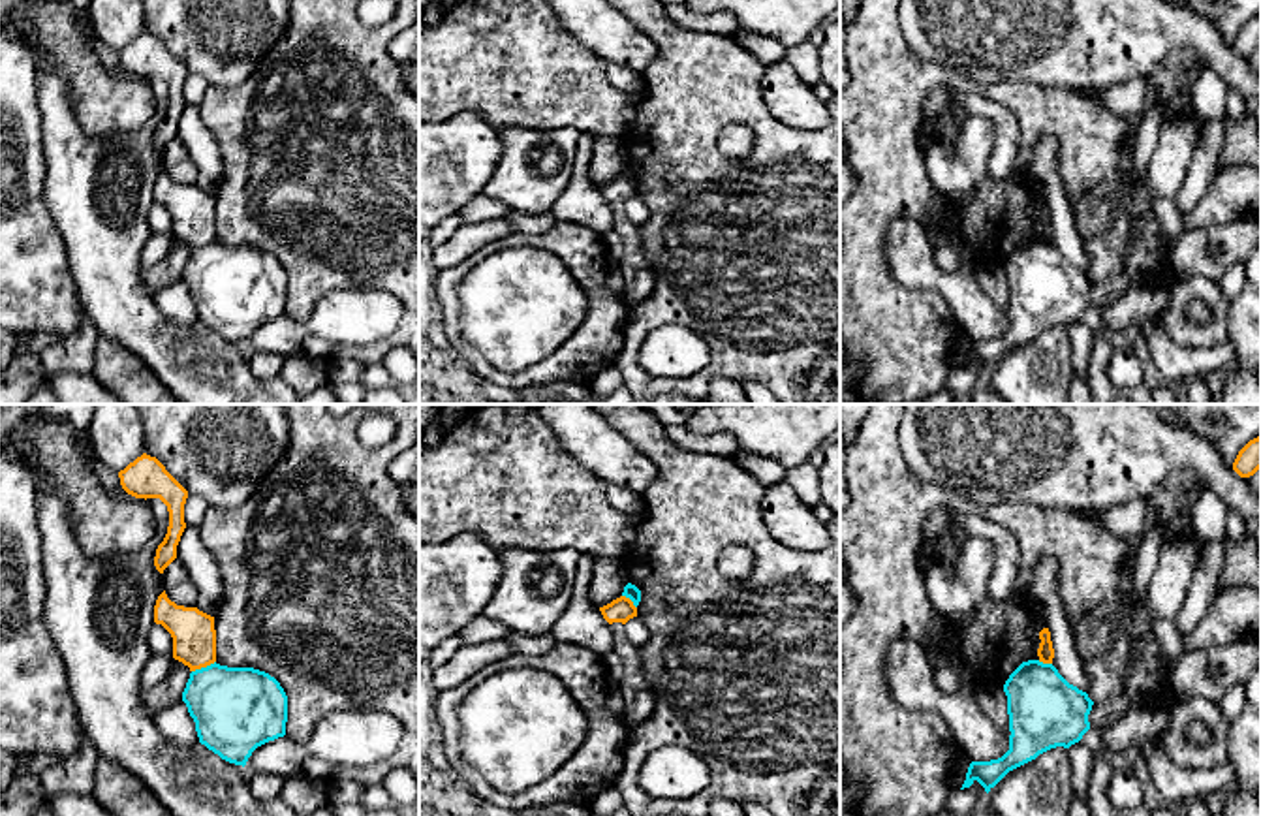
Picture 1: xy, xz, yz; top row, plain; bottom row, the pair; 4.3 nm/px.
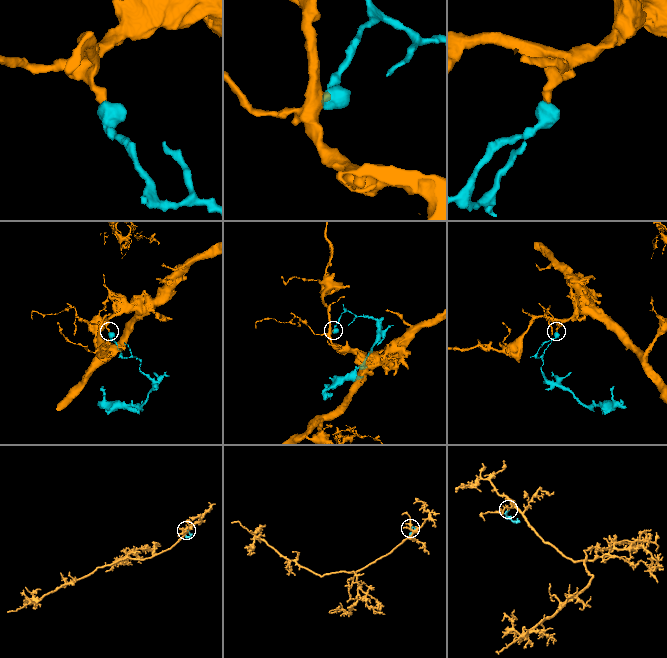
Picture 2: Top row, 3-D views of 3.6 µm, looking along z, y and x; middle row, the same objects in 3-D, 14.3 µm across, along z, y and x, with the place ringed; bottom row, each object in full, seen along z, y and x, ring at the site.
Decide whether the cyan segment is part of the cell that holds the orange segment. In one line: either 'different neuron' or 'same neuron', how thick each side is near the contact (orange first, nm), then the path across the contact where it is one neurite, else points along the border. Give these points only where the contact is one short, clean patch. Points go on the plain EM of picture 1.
different neuron; calibres 190 and 360 nm; border xy (215, 239), (192, 251)

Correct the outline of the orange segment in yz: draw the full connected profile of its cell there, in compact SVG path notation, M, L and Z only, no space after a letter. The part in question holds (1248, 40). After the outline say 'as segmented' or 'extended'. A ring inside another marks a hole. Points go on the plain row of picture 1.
M1261 13L1250 19L1237 34L1233 49L1240 56L1250 56L1261 47Z; as segmented

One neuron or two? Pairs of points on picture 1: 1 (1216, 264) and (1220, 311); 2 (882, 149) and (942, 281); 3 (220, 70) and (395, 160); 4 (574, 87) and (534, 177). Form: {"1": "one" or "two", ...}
{"1": "two", "2": "two", "3": "two", "4": "two"}

